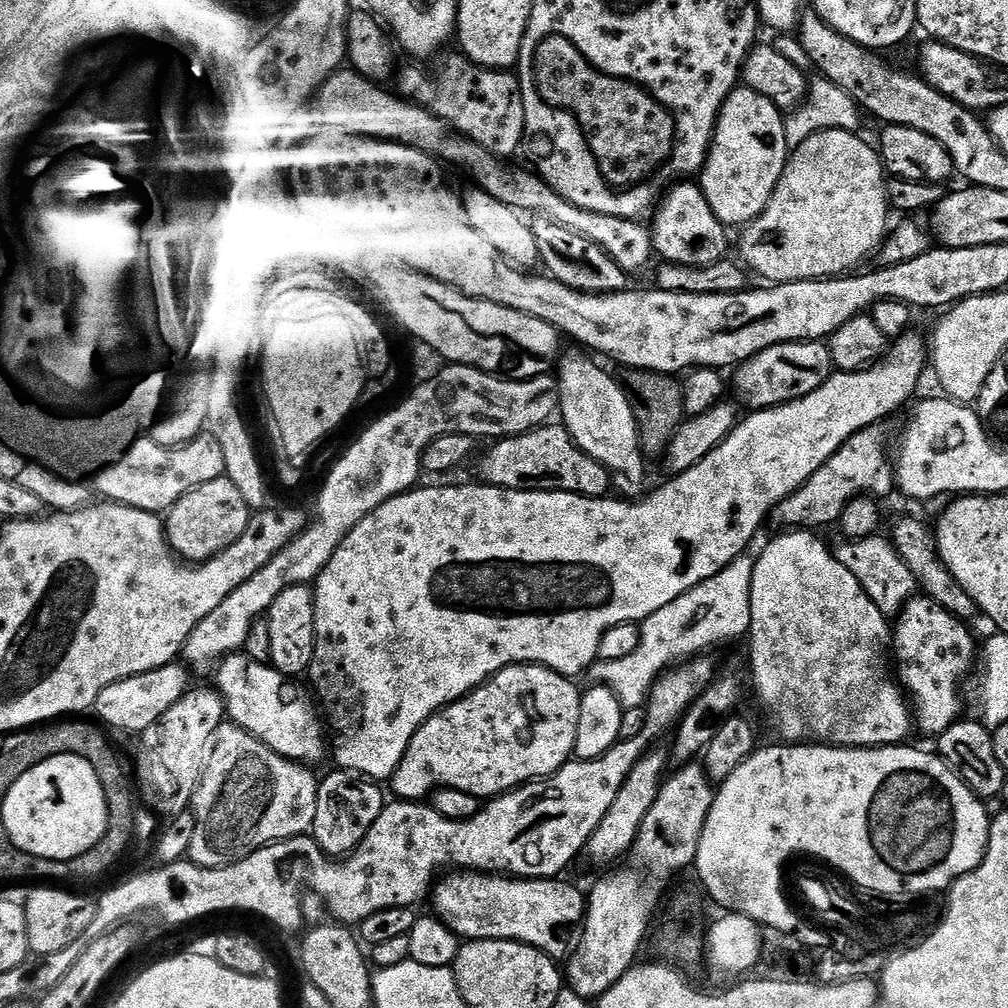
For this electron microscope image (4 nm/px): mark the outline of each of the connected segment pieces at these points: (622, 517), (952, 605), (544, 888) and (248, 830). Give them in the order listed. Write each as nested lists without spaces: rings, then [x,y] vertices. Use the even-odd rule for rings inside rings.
[[[905,334],[905,335],[903,335],[903,336],[901,336],[901,337],[899,337],[899,339],[897,339],[897,340],[896,340],[896,341],[895,341],[895,343],[893,343],[893,344],[892,344],[892,345],[891,345],[891,348],[890,348],[890,351],[889,351],[889,352],[888,352],[888,353],[887,353],[887,355],[885,355],[885,357],[884,357],[884,359],[883,359],[883,360],[881,360],[881,361],[879,361],[879,362],[877,362],[877,363],[875,363],[875,364],[873,364],[873,365],[871,365],[871,367],[869,367],[869,368],[868,368],[868,369],[867,369],[867,370],[865,370],[865,371],[863,371],[863,372],[861,372],[861,373],[859,373],[859,374],[849,374],[849,373],[847,373],[847,372],[838,372],[838,371],[833,371],[833,374],[832,374],[832,376],[831,376],[831,378],[829,378],[829,379],[828,379],[828,381],[826,381],[826,383],[824,383],[824,385],[823,385],[823,386],[821,386],[821,388],[819,388],[819,389],[818,389],[818,390],[817,390],[817,392],[815,392],[815,393],[814,393],[814,394],[810,394],[810,395],[809,395],[809,396],[803,396],[803,398],[802,398],[802,399],[801,399],[801,400],[793,400],[793,401],[792,401],[792,403],[790,403],[790,404],[782,404],[782,405],[780,405],[780,407],[779,407],[779,408],[769,408],[769,409],[767,409],[767,410],[756,410],[756,411],[753,411],[753,412],[752,412],[752,413],[751,413],[751,415],[752,415],[752,417],[750,417],[750,418],[749,418],[749,420],[748,420],[748,421],[746,421],[746,422],[745,422],[745,424],[744,424],[744,421],[743,421],[743,423],[741,423],[741,424],[740,424],[740,425],[739,425],[739,426],[737,426],[737,427],[735,427],[735,428],[733,428],[733,429],[732,429],[732,433],[731,433],[731,434],[730,434],[730,435],[728,435],[728,436],[727,436],[727,437],[726,437],[726,438],[725,438],[725,439],[724,439],[724,440],[723,440],[723,442],[722,442],[722,443],[720,443],[720,446],[719,446],[719,447],[718,447],[718,448],[715,448],[715,450],[713,450],[713,451],[712,451],[712,453],[710,453],[710,455],[708,455],[708,457],[706,457],[706,458],[705,458],[705,459],[704,459],[704,460],[703,460],[703,461],[702,461],[702,462],[700,462],[700,463],[699,463],[699,464],[698,464],[698,466],[694,466],[694,467],[693,467],[693,468],[692,468],[692,469],[690,469],[690,470],[689,470],[689,471],[688,471],[688,472],[683,472],[683,473],[681,473],[681,474],[680,474],[680,475],[677,475],[677,476],[676,476],[676,477],[675,477],[675,478],[672,478],[672,479],[676,479],[676,480],[672,480],[672,481],[670,481],[670,482],[669,482],[669,484],[668,484],[668,485],[666,485],[666,486],[665,486],[665,488],[660,488],[660,489],[658,489],[658,490],[657,490],[657,492],[656,492],[656,496],[652,496],[652,497],[650,497],[650,498],[649,498],[649,500],[644,500],[644,501],[642,501],[642,502],[641,502],[641,504],[628,504],[628,505],[624,505],[624,504],[623,504],[623,502],[622,502],[622,501],[620,501],[620,500],[612,500],[612,499],[613,499],[613,498],[593,498],[593,497],[590,497],[590,496],[579,496],[579,495],[578,495],[578,494],[570,494],[570,493],[569,493],[569,492],[515,492],[515,491],[514,491],[514,490],[506,490],[506,489],[505,489],[505,488],[493,488],[493,487],[491,487],[491,486],[483,486],[483,487],[484,487],[484,488],[482,488],[482,487],[481,487],[481,486],[480,486],[480,485],[478,485],[478,484],[464,484],[464,485],[462,485],[462,486],[461,486],[461,488],[420,488],[420,487],[421,487],[421,486],[416,486],[416,487],[413,487],[413,488],[412,488],[412,489],[411,489],[411,490],[409,490],[409,491],[407,491],[407,492],[404,492],[404,493],[402,493],[402,494],[401,494],[401,495],[400,495],[400,496],[395,496],[395,497],[393,497],[393,498],[392,498],[392,499],[391,499],[391,500],[388,500],[388,501],[387,501],[387,502],[386,502],[386,503],[384,503],[384,504],[383,504],[383,505],[381,505],[381,507],[380,507],[380,508],[378,508],[378,509],[375,509],[375,510],[373,510],[373,512],[372,512],[372,513],[370,513],[370,514],[369,514],[369,515],[368,515],[368,517],[367,517],[367,518],[365,518],[365,519],[364,519],[364,520],[363,520],[363,521],[361,521],[361,523],[360,523],[360,524],[359,524],[359,525],[357,525],[357,527],[356,527],[356,528],[355,528],[355,529],[353,529],[353,531],[352,531],[352,532],[351,532],[351,533],[349,533],[349,535],[348,535],[348,536],[347,536],[347,537],[345,537],[345,539],[344,539],[344,543],[343,543],[343,544],[342,544],[342,545],[340,545],[340,548],[339,548],[339,549],[337,549],[337,551],[336,551],[336,552],[335,552],[335,553],[334,553],[334,554],[333,554],[333,558],[332,558],[332,561],[330,561],[330,562],[329,562],[329,563],[328,563],[328,564],[327,564],[327,565],[326,565],[326,567],[325,567],[325,568],[324,568],[324,571],[323,571],[323,572],[321,572],[321,573],[320,573],[320,575],[319,575],[319,576],[317,576],[317,577],[316,577],[316,579],[315,579],[315,581],[314,581],[314,599],[315,599],[315,601],[316,601],[316,658],[315,658],[315,661],[314,661],[314,673],[315,673],[315,672],[316,672],[316,677],[314,677],[314,678],[313,678],[313,680],[312,680],[312,684],[313,684],[313,686],[314,686],[314,687],[316,687],[316,692],[317,692],[317,693],[316,693],[316,692],[315,692],[315,695],[316,695],[316,696],[317,696],[317,697],[318,697],[318,700],[319,700],[319,696],[318,696],[318,695],[320,695],[320,700],[321,700],[321,701],[320,701],[320,700],[319,700],[319,703],[320,703],[320,704],[321,704],[321,705],[322,705],[322,708],[323,708],[323,704],[322,704],[322,703],[324,703],[324,708],[325,708],[325,710],[326,710],[326,711],[328,711],[328,716],[329,716],[329,718],[330,718],[330,719],[332,719],[332,732],[331,732],[331,728],[330,728],[330,748],[331,748],[331,751],[332,751],[332,748],[333,748],[333,750],[334,750],[334,751],[336,751],[336,764],[335,764],[335,767],[336,767],[336,768],[337,768],[337,769],[340,769],[340,770],[343,770],[343,771],[346,771],[346,772],[350,772],[350,773],[353,773],[353,774],[355,774],[355,775],[358,775],[358,776],[362,776],[362,777],[365,777],[365,778],[367,778],[367,779],[369,779],[369,780],[371,780],[371,781],[373,781],[373,782],[388,782],[388,781],[391,781],[391,778],[392,778],[392,776],[393,776],[393,775],[394,775],[394,773],[396,773],[396,771],[397,771],[397,770],[398,770],[398,766],[399,766],[399,765],[400,765],[400,763],[401,763],[401,762],[402,762],[402,758],[403,758],[403,757],[404,757],[404,755],[405,755],[405,754],[406,754],[406,750],[407,750],[407,749],[408,749],[408,747],[410,747],[410,746],[411,746],[411,744],[412,744],[412,739],[413,739],[413,738],[414,738],[414,734],[415,734],[415,733],[416,733],[416,731],[418,731],[418,730],[419,730],[419,728],[421,728],[421,727],[422,727],[422,725],[423,725],[423,724],[425,724],[425,722],[427,722],[427,721],[428,721],[428,720],[429,720],[429,719],[431,719],[431,717],[432,717],[432,716],[434,716],[434,715],[436,715],[436,713],[437,713],[437,712],[441,712],[441,711],[443,711],[443,709],[444,709],[444,708],[447,708],[447,707],[448,707],[448,705],[449,705],[449,704],[455,704],[455,703],[456,703],[456,702],[457,702],[457,701],[459,701],[459,700],[463,700],[463,699],[464,699],[464,697],[465,697],[465,696],[467,696],[467,695],[468,695],[468,694],[469,694],[469,693],[471,693],[471,692],[474,692],[474,691],[476,691],[476,689],[477,689],[477,688],[479,688],[479,687],[481,687],[481,686],[483,686],[483,685],[485,685],[485,684],[487,684],[487,683],[488,683],[488,681],[489,681],[489,680],[491,680],[491,679],[492,679],[492,677],[493,677],[493,676],[495,676],[495,675],[496,675],[496,673],[497,673],[497,672],[501,672],[501,670],[502,670],[502,669],[503,669],[503,668],[509,668],[509,666],[510,666],[510,665],[512,665],[512,664],[540,664],[540,665],[542,665],[542,667],[544,667],[544,668],[549,668],[549,670],[551,670],[551,672],[556,672],[556,673],[558,673],[558,675],[560,675],[560,676],[567,676],[567,677],[569,677],[569,678],[577,678],[577,677],[576,677],[576,676],[580,676],[580,675],[582,675],[582,674],[583,674],[583,672],[584,672],[584,675],[585,675],[585,673],[587,673],[587,672],[588,672],[588,671],[589,671],[589,669],[591,669],[591,667],[592,667],[592,665],[593,665],[593,664],[595,664],[595,663],[597,663],[597,660],[598,660],[598,657],[599,657],[599,655],[600,655],[600,643],[601,643],[601,642],[602,642],[602,640],[603,640],[603,638],[604,638],[604,635],[606,635],[606,634],[607,634],[607,633],[608,633],[608,632],[609,632],[609,631],[610,631],[610,630],[614,630],[614,626],[622,626],[622,625],[623,625],[623,624],[635,624],[635,625],[639,625],[639,624],[640,624],[640,623],[641,623],[641,622],[643,622],[643,621],[646,621],[646,620],[648,620],[648,619],[650,619],[650,618],[651,618],[651,617],[652,617],[652,616],[653,616],[653,615],[654,615],[654,614],[658,614],[658,610],[662,610],[662,609],[663,609],[663,608],[666,608],[666,607],[668,607],[668,606],[670,606],[670,605],[671,605],[671,604],[672,604],[672,603],[673,603],[673,602],[675,602],[675,600],[677,600],[677,598],[678,598],[678,597],[679,597],[679,596],[685,596],[685,594],[686,594],[686,593],[687,593],[687,592],[688,592],[688,591],[689,591],[689,590],[691,590],[691,589],[692,589],[692,588],[697,588],[697,587],[698,587],[698,586],[699,586],[699,584],[704,584],[704,583],[706,583],[706,582],[707,582],[707,581],[708,581],[708,580],[709,580],[709,579],[710,579],[710,578],[714,578],[714,577],[715,577],[715,576],[717,576],[717,575],[718,575],[718,573],[719,573],[719,572],[725,572],[725,570],[727,570],[727,568],[729,568],[729,567],[730,567],[730,565],[732,565],[732,564],[734,564],[734,563],[736,563],[736,561],[737,561],[737,560],[739,560],[739,559],[741,559],[741,557],[743,557],[743,556],[744,556],[744,555],[745,555],[745,553],[747,553],[747,552],[744,552],[744,551],[746,551],[746,550],[747,550],[747,548],[748,548],[748,543],[750,543],[750,542],[751,542],[751,540],[752,540],[752,539],[754,539],[754,538],[755,538],[755,536],[756,536],[756,531],[758,531],[758,530],[759,530],[759,528],[760,528],[760,527],[762,527],[762,526],[763,526],[763,524],[764,524],[764,520],[765,520],[765,524],[766,524],[766,521],[767,521],[767,520],[768,520],[768,519],[769,519],[769,517],[771,517],[771,515],[772,515],[772,512],[773,512],[773,510],[774,510],[774,509],[775,509],[775,508],[776,508],[776,507],[778,507],[778,505],[779,505],[779,504],[780,504],[780,503],[782,503],[782,502],[783,502],[783,500],[785,500],[785,498],[786,498],[786,497],[787,497],[787,496],[792,496],[792,495],[794,495],[794,494],[795,494],[795,492],[796,492],[796,491],[798,491],[798,489],[799,489],[799,488],[801,488],[801,486],[802,486],[802,485],[804,485],[804,483],[806,483],[806,481],[807,481],[807,480],[808,480],[808,479],[809,479],[809,478],[810,478],[810,477],[811,477],[811,476],[812,476],[812,475],[813,475],[813,474],[815,474],[815,472],[816,472],[816,471],[818,471],[818,469],[819,469],[819,468],[821,468],[821,467],[823,467],[823,465],[824,465],[824,464],[825,464],[825,462],[827,462],[827,461],[828,461],[828,459],[829,459],[829,458],[830,458],[830,457],[831,457],[831,456],[832,456],[832,455],[833,455],[833,454],[834,454],[834,453],[835,453],[835,452],[836,452],[836,451],[838,451],[838,449],[840,449],[840,448],[841,448],[841,447],[843,447],[843,445],[844,445],[844,444],[845,444],[845,443],[847,443],[847,441],[848,441],[848,440],[849,440],[849,439],[851,439],[851,437],[852,437],[852,436],[856,436],[856,435],[857,435],[857,434],[859,434],[859,432],[862,432],[862,431],[865,431],[865,430],[868,430],[868,429],[871,429],[871,428],[872,428],[872,427],[873,427],[873,426],[876,426],[876,423],[878,423],[878,422],[879,422],[879,420],[884,420],[884,419],[886,419],[886,418],[887,418],[887,416],[892,416],[892,415],[894,415],[894,414],[895,414],[895,412],[896,412],[896,411],[898,411],[898,410],[899,410],[899,408],[900,408],[900,407],[902,407],[902,406],[903,406],[903,404],[904,404],[904,403],[906,403],[906,402],[907,402],[907,400],[908,400],[908,399],[910,399],[910,398],[911,398],[911,396],[912,396],[912,395],[914,395],[914,394],[915,394],[915,392],[916,392],[916,387],[918,387],[918,386],[919,386],[919,384],[920,384],[920,379],[922,379],[922,378],[923,378],[923,376],[924,376],[924,364],[925,364],[925,368],[926,368],[926,365],[927,365],[927,364],[928,364],[928,363],[929,363],[929,360],[930,360],[930,356],[929,356],[929,353],[928,353],[928,352],[927,352],[927,351],[926,351],[926,348],[925,348],[925,345],[924,345],[924,348],[923,348],[923,346],[922,346],[922,345],[920,345],[920,344],[919,344],[919,342],[918,342],[918,341],[916,341],[916,340],[915,340],[915,338],[914,338],[914,337],[912,337],[912,334]]]
[[[906,518],[895,526],[890,540],[896,553],[899,554],[916,580],[919,591],[927,599],[933,600],[935,604],[940,604],[952,616],[963,620],[977,637],[987,638],[997,635],[998,629],[995,622],[976,605],[974,598],[970,598],[970,594],[966,594],[966,590],[962,590],[962,586],[958,586],[958,582],[952,577],[950,570],[940,560],[935,535],[929,527],[927,529],[922,523]]]
[[[454,874],[441,879],[435,885],[430,896],[431,900],[436,907],[435,915],[455,936],[465,941],[513,940],[537,948],[539,952],[545,952],[550,959],[557,962],[567,961],[575,953],[580,943],[581,928],[586,915],[585,893],[582,894],[574,885],[567,884],[564,878],[526,880],[501,878],[496,874]]]
[[[225,727],[196,787],[196,829],[187,859],[199,867],[226,868],[264,848],[311,833],[318,795],[318,776],[312,772],[311,767],[279,756],[248,732]]]

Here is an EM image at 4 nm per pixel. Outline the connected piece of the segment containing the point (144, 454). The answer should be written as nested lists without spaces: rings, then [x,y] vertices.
[[[150,438],[137,439],[126,455],[95,475],[96,488],[105,501],[143,512],[167,514],[183,496],[225,479],[226,458],[222,458],[220,447],[214,442],[200,443],[173,449],[158,446]]]

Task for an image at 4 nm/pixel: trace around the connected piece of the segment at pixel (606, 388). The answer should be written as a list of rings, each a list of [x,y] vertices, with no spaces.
[[[565,359],[559,367],[560,376],[560,404],[558,400],[558,412],[564,415],[563,427],[567,428],[572,440],[581,448],[587,456],[594,458],[609,473],[625,476],[628,480],[640,480],[644,476],[644,463],[646,457],[644,449],[640,446],[640,431],[636,425],[636,415],[632,409],[632,404],[628,401],[627,391],[623,387],[616,385],[616,380],[612,376],[607,376],[596,364],[591,364],[588,360],[568,360]]]

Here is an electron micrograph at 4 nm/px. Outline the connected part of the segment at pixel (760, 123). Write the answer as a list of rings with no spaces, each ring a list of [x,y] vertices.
[[[740,86],[729,94],[724,109],[720,112],[720,121],[716,124],[716,134],[712,140],[712,149],[708,152],[708,162],[699,177],[701,180],[698,180],[699,187],[704,189],[704,197],[725,226],[751,225],[760,219],[772,203],[772,196],[779,189],[784,168],[790,159],[788,128],[784,125],[784,120],[785,113],[781,112],[778,106],[774,106],[770,98],[762,98],[762,94],[758,94],[752,88]]]

